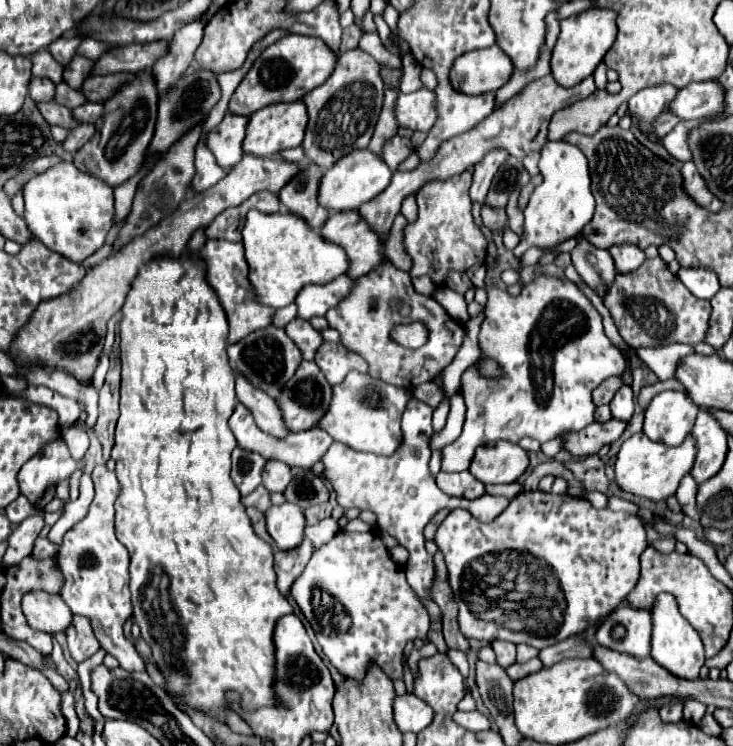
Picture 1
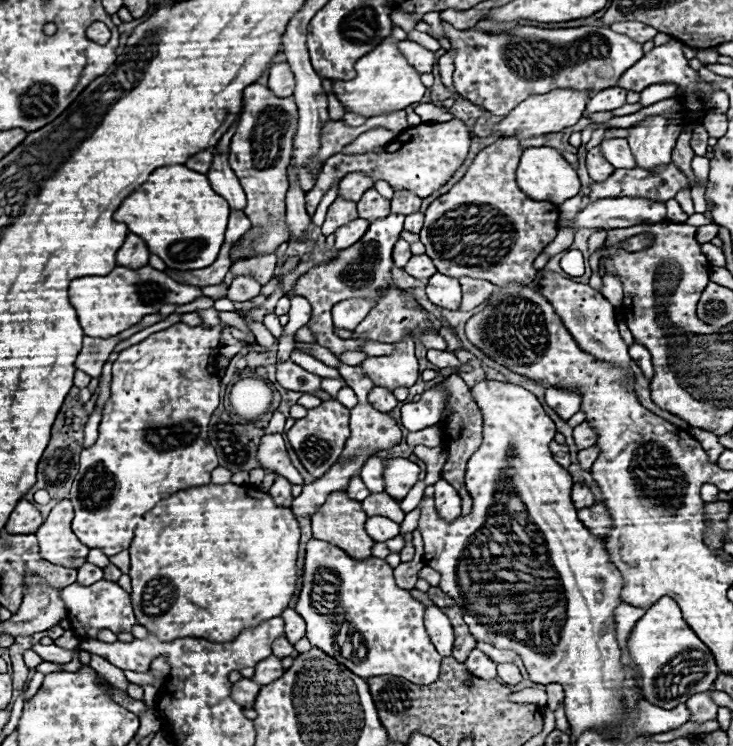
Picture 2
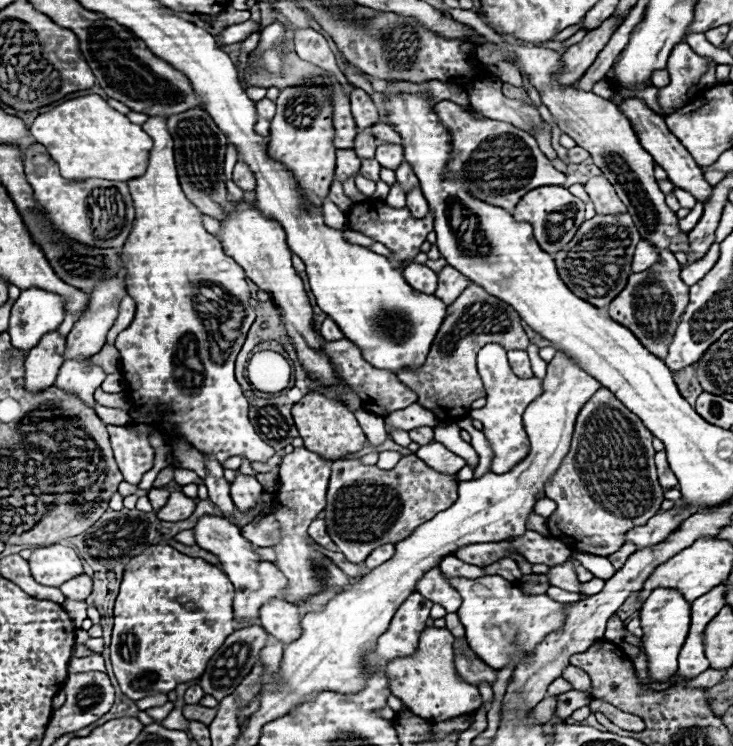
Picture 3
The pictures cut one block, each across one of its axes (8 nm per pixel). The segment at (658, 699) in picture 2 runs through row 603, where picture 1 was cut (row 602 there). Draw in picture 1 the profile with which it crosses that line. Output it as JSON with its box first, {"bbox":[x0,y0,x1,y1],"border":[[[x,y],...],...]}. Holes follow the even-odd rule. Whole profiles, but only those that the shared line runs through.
{"bbox":[652,594,704,680],"border":[[[660,594],[656,598],[656,604],[652,608],[652,622],[654,622],[652,658],[678,678],[698,680],[700,668],[704,666],[704,646],[702,646],[702,640],[696,634],[696,630],[690,626],[690,622],[684,620],[682,614],[678,612],[678,606],[676,606],[676,600],[672,594]]]}

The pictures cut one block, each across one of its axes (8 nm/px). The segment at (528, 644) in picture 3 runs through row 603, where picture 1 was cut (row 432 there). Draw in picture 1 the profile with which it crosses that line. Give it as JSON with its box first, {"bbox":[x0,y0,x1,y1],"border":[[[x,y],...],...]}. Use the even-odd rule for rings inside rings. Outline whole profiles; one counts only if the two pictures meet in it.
{"bbox":[442,276,624,472],"border":[[[536,276],[526,284],[518,298],[512,298],[506,290],[486,288],[488,302],[484,306],[484,322],[480,326],[480,348],[482,352],[500,362],[504,376],[488,379],[479,373],[478,367],[468,367],[462,376],[462,394],[466,400],[466,422],[458,440],[442,448],[442,470],[462,472],[468,470],[474,450],[486,442],[508,440],[518,442],[524,436],[546,442],[564,430],[584,430],[594,422],[596,404],[592,402],[592,390],[610,376],[624,372],[624,358],[618,348],[610,344],[604,334],[602,316],[586,298],[586,294],[568,278],[558,276]]]}

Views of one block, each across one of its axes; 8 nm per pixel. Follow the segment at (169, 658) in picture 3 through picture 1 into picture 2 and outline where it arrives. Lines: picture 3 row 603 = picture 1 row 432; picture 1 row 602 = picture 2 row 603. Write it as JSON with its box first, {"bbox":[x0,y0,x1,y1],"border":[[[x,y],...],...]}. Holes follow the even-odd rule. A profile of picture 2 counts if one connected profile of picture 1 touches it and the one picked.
{"bbox":[130,482,300,642],"border":[[[228,482],[180,490],[160,500],[134,528],[130,596],[136,620],[166,642],[180,636],[228,642],[242,630],[280,616],[290,606],[296,592],[298,544],[300,528],[290,508],[278,506],[270,494],[254,486]]]}

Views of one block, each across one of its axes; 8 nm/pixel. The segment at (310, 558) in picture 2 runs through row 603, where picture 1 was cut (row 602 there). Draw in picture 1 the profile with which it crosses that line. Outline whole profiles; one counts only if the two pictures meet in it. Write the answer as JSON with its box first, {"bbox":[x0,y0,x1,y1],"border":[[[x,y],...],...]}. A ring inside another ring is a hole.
{"bbox":[290,532,430,680],"border":[[[338,532],[330,542],[316,548],[310,562],[306,564],[300,578],[290,588],[290,594],[302,608],[306,620],[316,632],[318,644],[330,662],[346,676],[354,680],[362,680],[366,674],[366,666],[374,660],[388,678],[402,676],[402,654],[408,640],[426,638],[430,628],[430,616],[422,602],[416,598],[414,590],[408,586],[404,578],[404,566],[396,564],[388,548],[382,544],[378,534],[372,532]]]}

